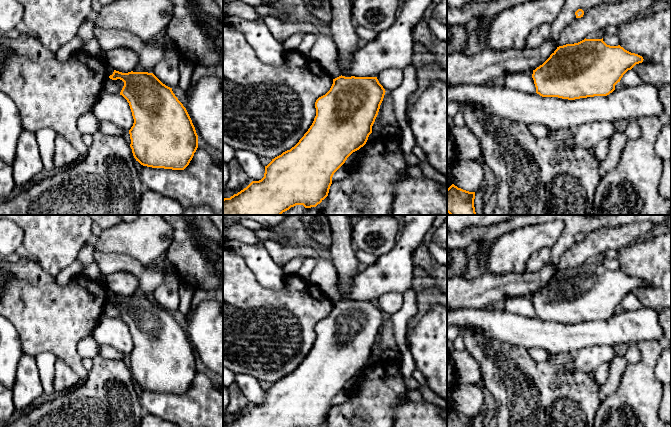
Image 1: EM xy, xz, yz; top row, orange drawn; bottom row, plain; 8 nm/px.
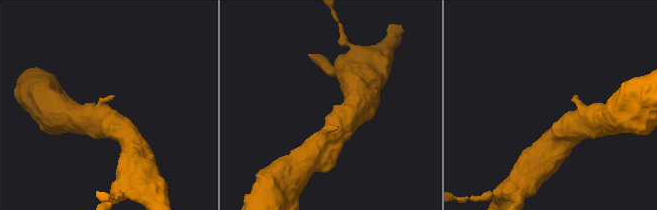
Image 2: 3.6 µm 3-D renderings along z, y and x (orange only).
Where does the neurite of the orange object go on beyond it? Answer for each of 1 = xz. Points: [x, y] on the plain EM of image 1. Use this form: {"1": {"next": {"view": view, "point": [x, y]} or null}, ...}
{"1": {"next": null}}

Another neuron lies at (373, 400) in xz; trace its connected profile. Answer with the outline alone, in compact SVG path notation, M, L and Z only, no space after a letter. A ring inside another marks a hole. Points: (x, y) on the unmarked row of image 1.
M382 362L374 366L375 371L369 372L365 368L359 378L356 387L349 393L344 403L333 406L327 420L327 427L355 427L355 417L366 427L393 427L394 409L396 406L408 401L409 388L401 372L400 362Z

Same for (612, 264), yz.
M604 259L603 265L610 270L618 270L619 262L617 259Z

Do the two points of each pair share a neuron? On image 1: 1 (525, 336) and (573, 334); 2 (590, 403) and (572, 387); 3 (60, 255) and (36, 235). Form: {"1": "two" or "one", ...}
{"1": "one", "2": "one", "3": "one"}

